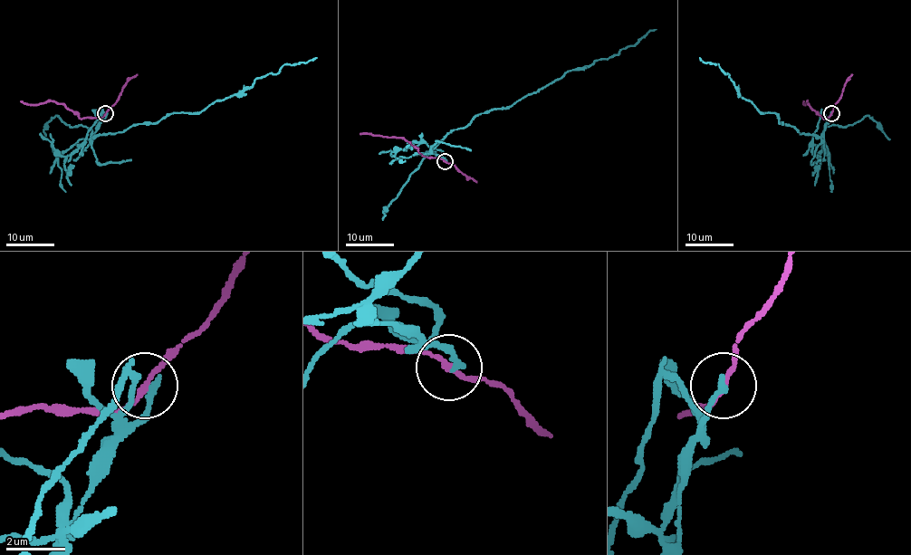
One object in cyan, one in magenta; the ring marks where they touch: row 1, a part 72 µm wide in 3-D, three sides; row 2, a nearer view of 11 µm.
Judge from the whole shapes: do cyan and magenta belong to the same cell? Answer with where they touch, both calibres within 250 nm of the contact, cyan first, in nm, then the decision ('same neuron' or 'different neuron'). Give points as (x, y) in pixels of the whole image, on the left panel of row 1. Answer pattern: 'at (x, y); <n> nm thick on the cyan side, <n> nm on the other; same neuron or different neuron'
at (105, 113); 240 nm thick on the cyan side, 160 nm on the other; different neuron

